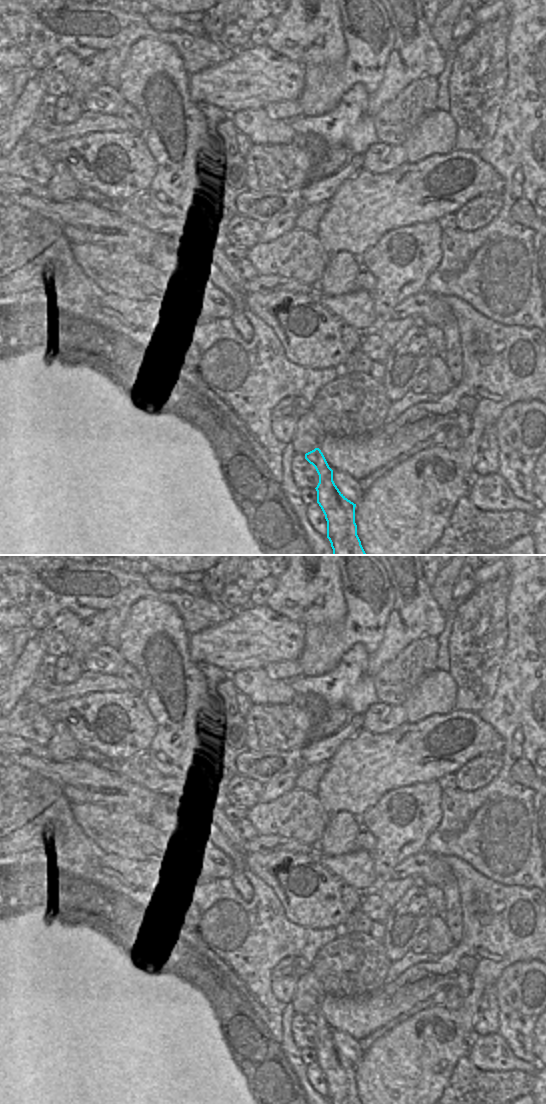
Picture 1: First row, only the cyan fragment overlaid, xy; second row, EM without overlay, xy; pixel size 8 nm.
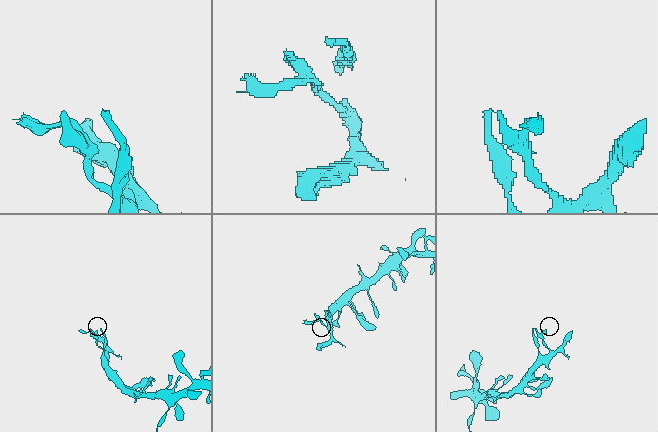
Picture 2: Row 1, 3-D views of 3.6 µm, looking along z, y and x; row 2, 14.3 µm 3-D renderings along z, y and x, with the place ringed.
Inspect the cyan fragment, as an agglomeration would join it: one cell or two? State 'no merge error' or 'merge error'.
merge error

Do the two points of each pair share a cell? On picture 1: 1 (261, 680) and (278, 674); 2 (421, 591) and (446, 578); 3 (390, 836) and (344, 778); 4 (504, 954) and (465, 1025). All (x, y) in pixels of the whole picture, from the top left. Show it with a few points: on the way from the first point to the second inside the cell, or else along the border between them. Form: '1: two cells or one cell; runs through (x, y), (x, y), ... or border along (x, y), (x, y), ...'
1: two cells; border along (262, 668), (272, 679), (285, 679), (287, 681)
2: two cells; border along (430, 586), (430, 594), (439, 608)
3: two cells; border along (386, 793), (359, 818)
4: one cell; runs through (486, 972), (474, 984), (469, 1007)

